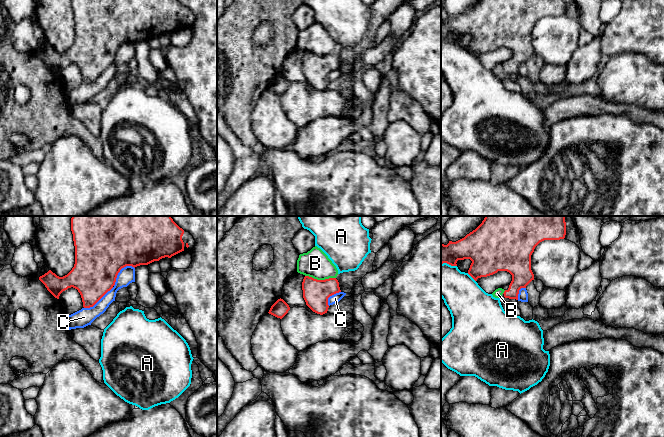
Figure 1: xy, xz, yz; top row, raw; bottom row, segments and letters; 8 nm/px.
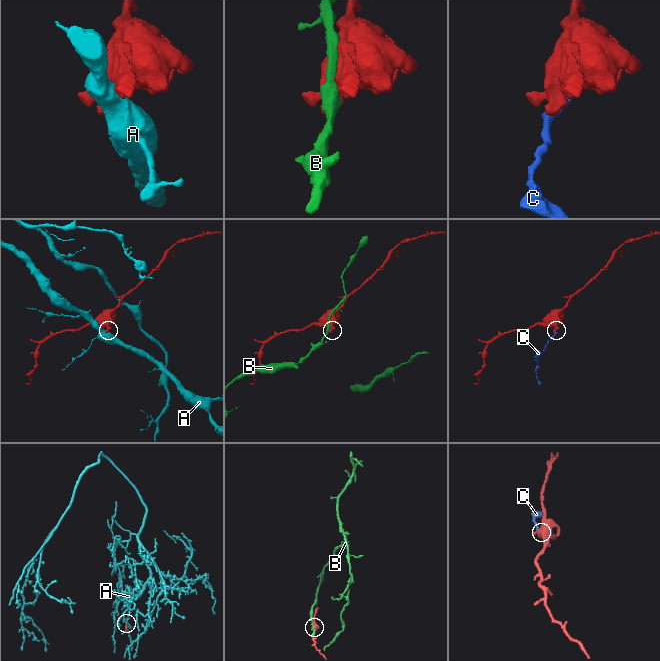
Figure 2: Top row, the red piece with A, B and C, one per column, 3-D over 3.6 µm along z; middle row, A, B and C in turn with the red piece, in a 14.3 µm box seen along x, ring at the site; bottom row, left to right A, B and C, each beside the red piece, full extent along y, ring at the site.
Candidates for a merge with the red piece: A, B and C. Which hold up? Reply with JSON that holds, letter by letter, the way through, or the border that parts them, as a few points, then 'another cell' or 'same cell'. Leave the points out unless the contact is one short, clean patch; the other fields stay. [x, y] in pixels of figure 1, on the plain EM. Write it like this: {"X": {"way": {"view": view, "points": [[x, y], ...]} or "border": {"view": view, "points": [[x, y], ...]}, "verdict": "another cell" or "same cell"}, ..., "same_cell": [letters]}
{"A": {"verdict": "another cell"}, "B": {"verdict": "another cell"}, "C": {"verdict": "another cell"}, "same_cell": []}

